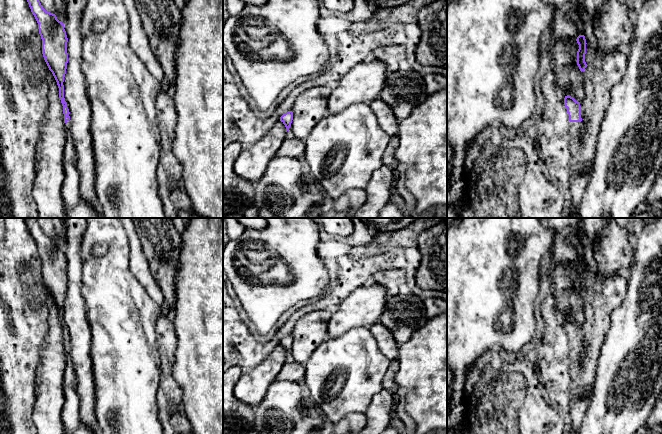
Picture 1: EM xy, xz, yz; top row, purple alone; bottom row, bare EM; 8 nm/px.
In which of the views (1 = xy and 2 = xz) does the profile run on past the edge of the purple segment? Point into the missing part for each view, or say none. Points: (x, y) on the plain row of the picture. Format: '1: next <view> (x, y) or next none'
1: next xy (71, 409)
2: next xz (294, 371)

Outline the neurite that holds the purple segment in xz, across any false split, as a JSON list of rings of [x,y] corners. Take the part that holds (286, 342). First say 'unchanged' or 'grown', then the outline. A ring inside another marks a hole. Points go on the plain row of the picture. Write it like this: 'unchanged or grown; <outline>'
grown; [[[288,335],[280,341],[280,345],[286,351],[285,363],[276,377],[276,380],[290,380],[299,382],[305,374],[305,365],[296,362],[291,354],[291,347],[293,344],[293,336]]]

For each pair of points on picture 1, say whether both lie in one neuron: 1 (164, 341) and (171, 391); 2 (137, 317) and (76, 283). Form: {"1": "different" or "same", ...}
{"1": "same", "2": "different"}

